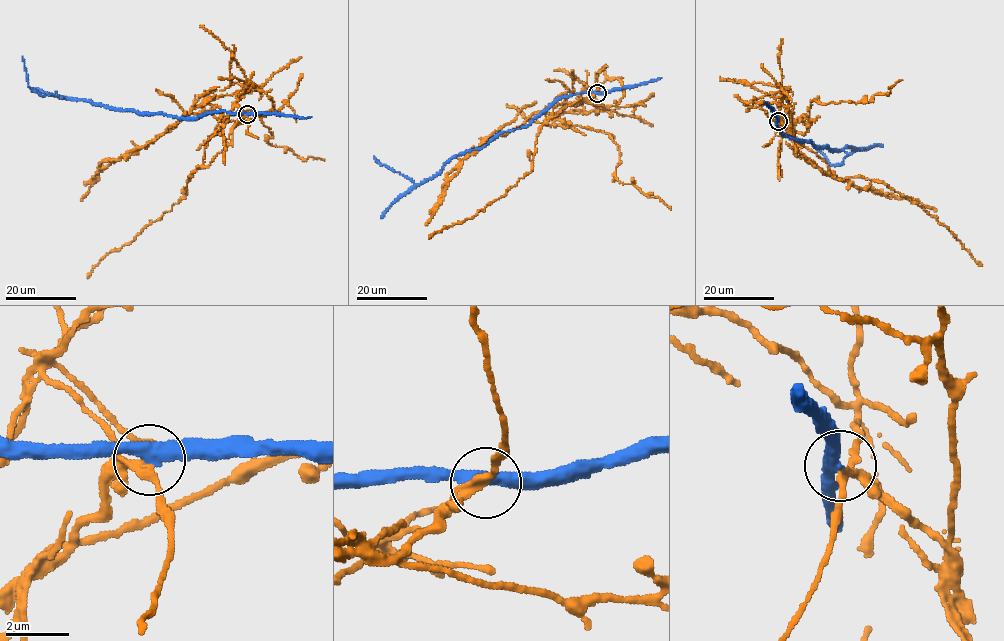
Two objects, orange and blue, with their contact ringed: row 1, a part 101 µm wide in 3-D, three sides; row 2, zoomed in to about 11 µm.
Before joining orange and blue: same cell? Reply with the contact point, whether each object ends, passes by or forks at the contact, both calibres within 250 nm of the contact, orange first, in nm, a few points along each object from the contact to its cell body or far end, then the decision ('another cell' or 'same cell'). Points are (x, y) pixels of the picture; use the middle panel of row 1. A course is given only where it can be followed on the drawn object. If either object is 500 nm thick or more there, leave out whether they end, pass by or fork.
(597, 93) | orange passes by | blue passes by | 260/400 nm | orange via (596, 93), (585, 100), (608, 109), (536, 112), (485, 140), (444, 185), (437, 211), (425, 225) | blue via (596, 93), (559, 97), (528, 125), (499, 132), (482, 146), (460, 153), (438, 173), (417, 184), (373, 156) | another cell

